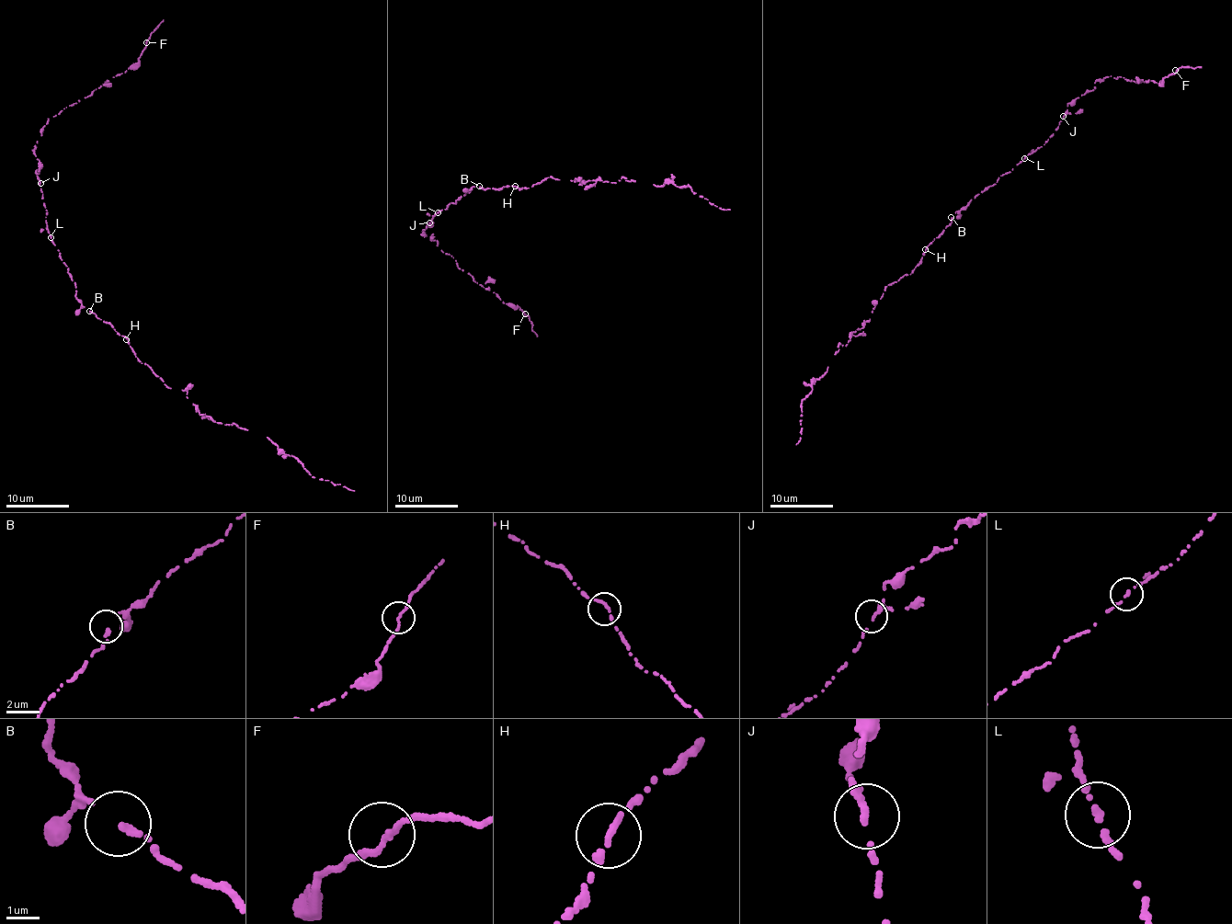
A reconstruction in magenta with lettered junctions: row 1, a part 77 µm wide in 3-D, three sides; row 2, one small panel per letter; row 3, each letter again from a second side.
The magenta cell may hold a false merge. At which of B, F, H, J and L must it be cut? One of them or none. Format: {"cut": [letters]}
{"cut": []}

